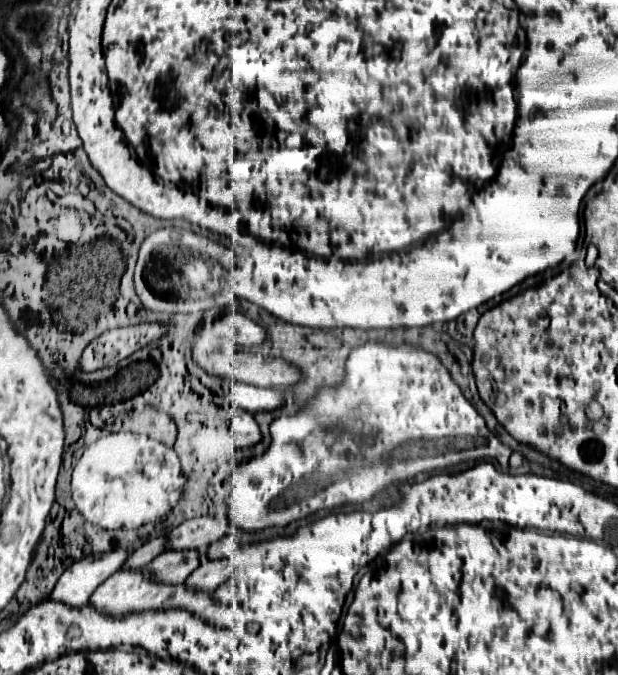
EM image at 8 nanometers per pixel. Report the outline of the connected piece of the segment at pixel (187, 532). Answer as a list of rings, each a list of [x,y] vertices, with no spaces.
[[[197,517],[187,519],[167,533],[167,551],[205,549],[213,541],[225,537],[231,525],[227,517]]]

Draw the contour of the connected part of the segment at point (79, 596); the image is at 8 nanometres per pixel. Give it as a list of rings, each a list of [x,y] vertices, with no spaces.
[[[115,549],[111,553],[101,553],[101,555],[89,555],[71,567],[65,569],[65,573],[59,577],[55,589],[49,595],[49,601],[65,603],[73,609],[83,607],[91,593],[115,571],[121,569],[123,561],[127,559],[131,551],[125,549]]]

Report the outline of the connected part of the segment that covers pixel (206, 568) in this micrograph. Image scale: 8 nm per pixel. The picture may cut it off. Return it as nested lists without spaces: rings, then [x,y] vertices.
[[[229,559],[207,561],[207,563],[201,563],[185,583],[189,583],[189,587],[197,587],[197,591],[213,593],[221,583],[233,577],[233,573],[235,573],[235,565]]]

